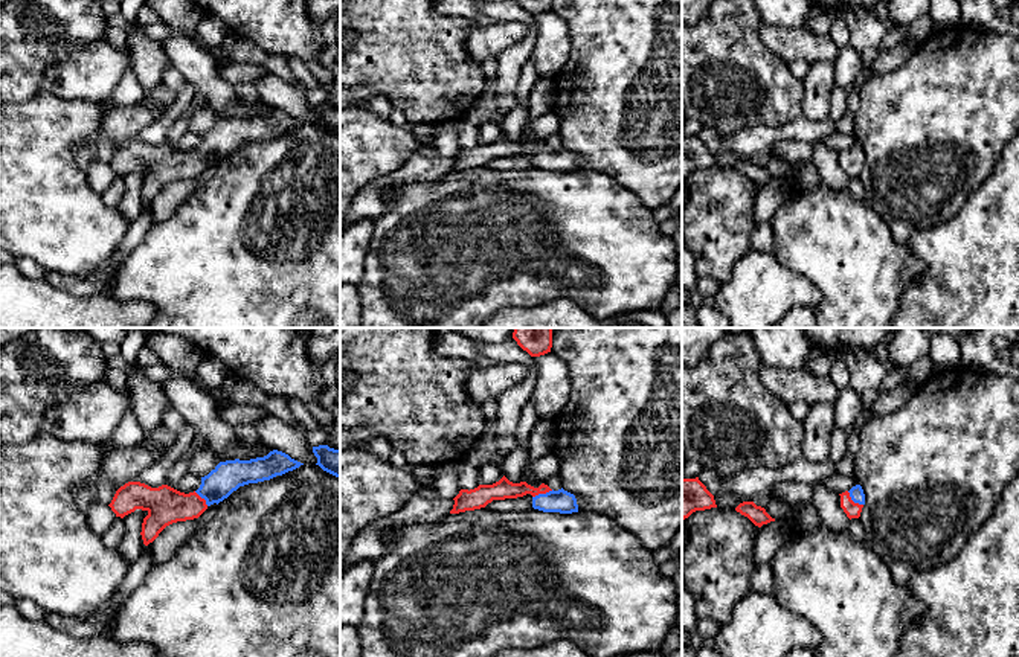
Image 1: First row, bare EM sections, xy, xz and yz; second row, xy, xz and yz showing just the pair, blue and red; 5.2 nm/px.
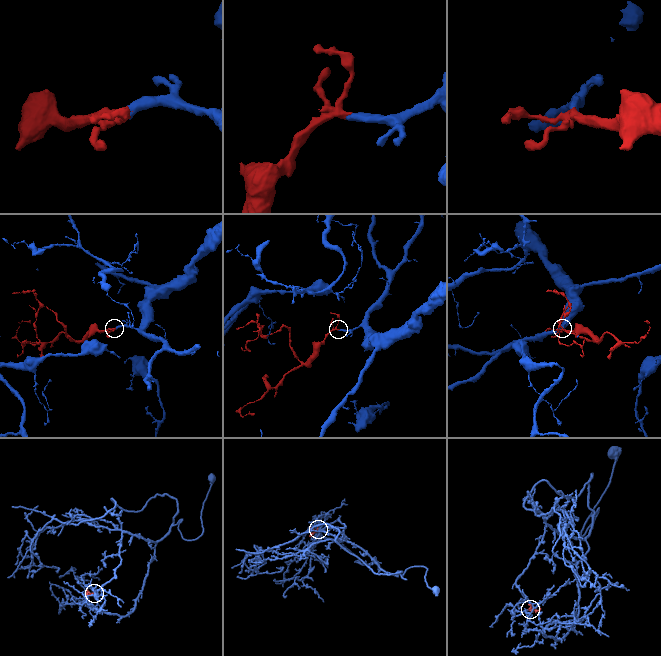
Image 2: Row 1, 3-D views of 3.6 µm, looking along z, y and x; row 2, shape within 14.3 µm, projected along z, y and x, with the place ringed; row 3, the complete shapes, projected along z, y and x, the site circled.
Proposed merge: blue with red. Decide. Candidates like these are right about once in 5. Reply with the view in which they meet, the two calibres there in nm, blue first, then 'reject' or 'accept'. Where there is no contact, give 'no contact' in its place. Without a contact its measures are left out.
contact in xz; calibres 120 and 100 nm; accept

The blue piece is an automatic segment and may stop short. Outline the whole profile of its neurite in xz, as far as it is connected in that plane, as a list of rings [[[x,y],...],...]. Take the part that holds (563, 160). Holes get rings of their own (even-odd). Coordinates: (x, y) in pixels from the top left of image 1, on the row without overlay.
[[[503,134],[493,143],[479,143],[470,149],[461,148],[459,152],[453,157],[455,163],[450,172],[481,168],[493,159],[517,157],[526,152],[532,154],[534,168],[560,172],[578,171],[575,154],[564,149],[563,146],[554,149],[545,142],[542,142],[538,146],[534,146],[526,140],[513,142]]]

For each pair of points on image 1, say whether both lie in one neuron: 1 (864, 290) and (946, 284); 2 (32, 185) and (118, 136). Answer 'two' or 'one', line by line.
1: two
2: two

